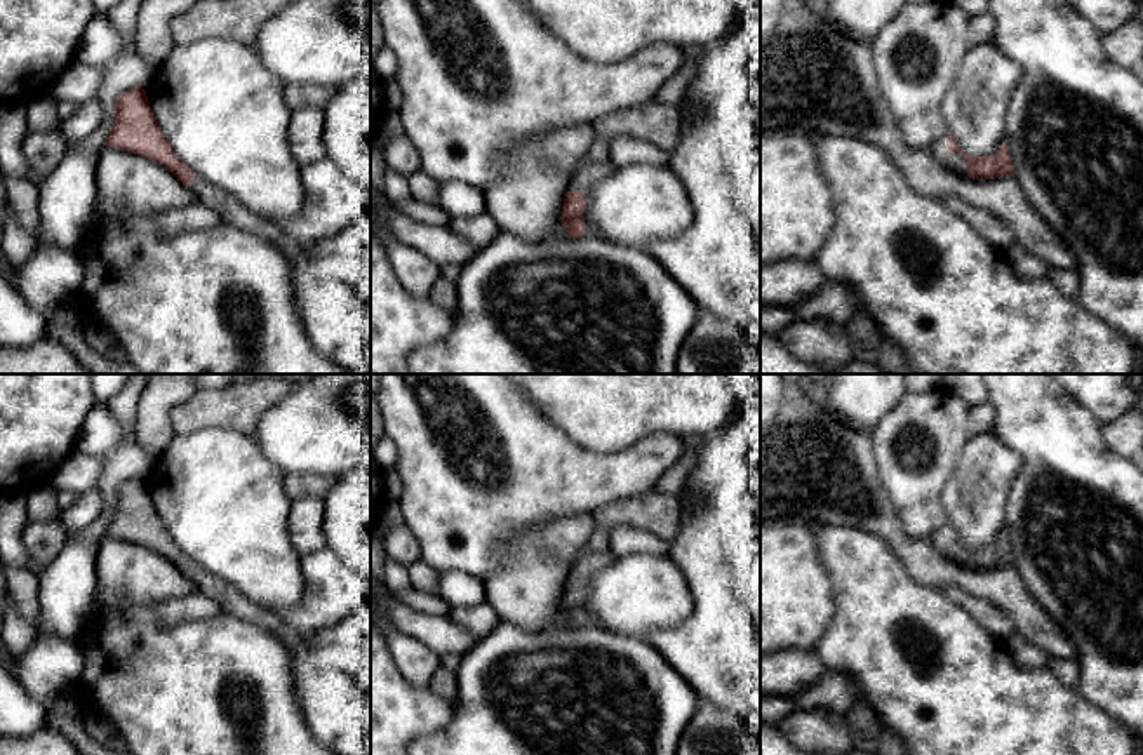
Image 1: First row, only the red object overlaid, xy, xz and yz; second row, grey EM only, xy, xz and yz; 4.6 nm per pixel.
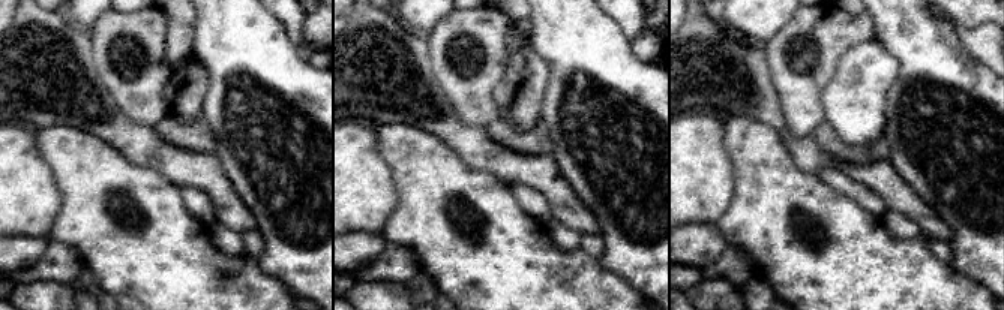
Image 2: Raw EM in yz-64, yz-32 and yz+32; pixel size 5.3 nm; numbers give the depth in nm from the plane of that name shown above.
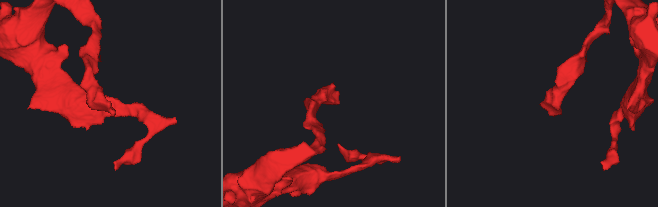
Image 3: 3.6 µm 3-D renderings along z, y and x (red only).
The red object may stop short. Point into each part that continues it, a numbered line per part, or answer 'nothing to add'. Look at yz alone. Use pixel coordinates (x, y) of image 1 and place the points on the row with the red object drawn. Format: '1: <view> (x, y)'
1: yz (952, 160)

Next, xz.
1: xz (587, 174)

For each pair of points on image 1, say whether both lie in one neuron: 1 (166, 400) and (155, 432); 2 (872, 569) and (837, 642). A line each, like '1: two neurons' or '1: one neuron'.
1: one neuron
2: one neuron

